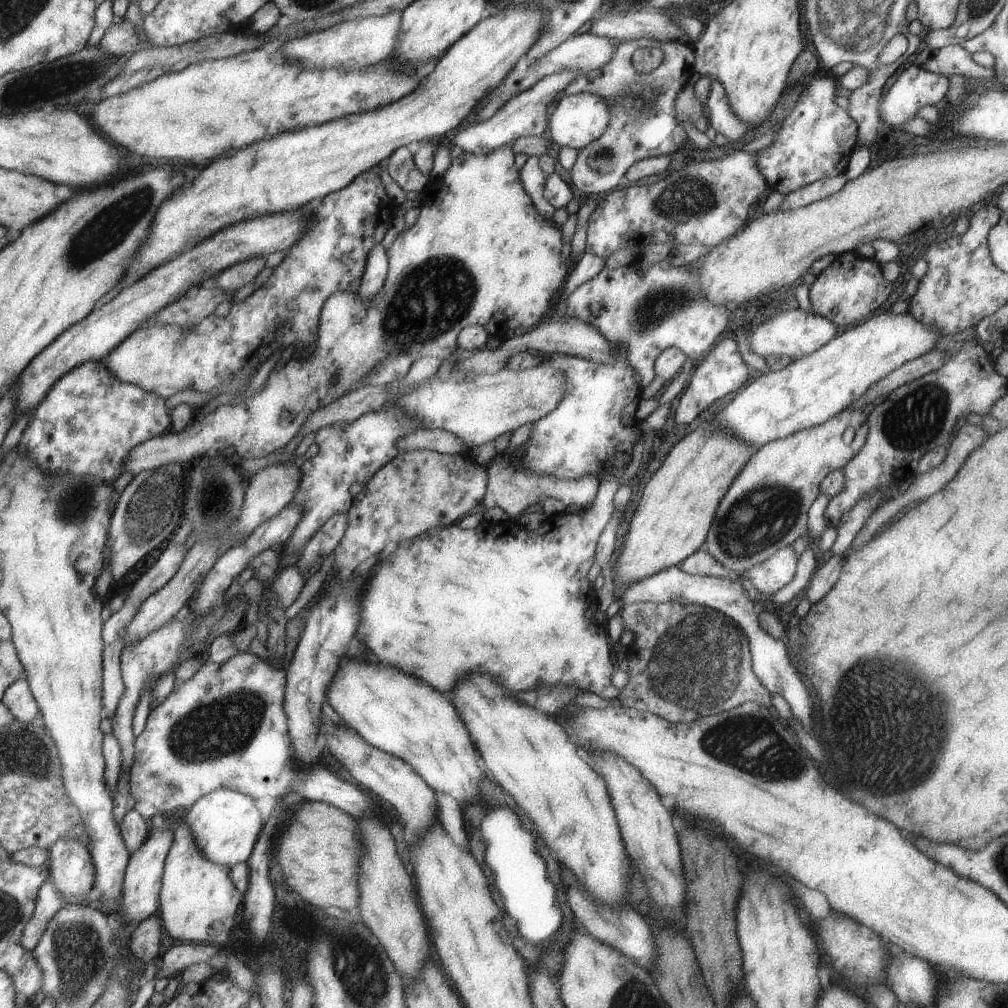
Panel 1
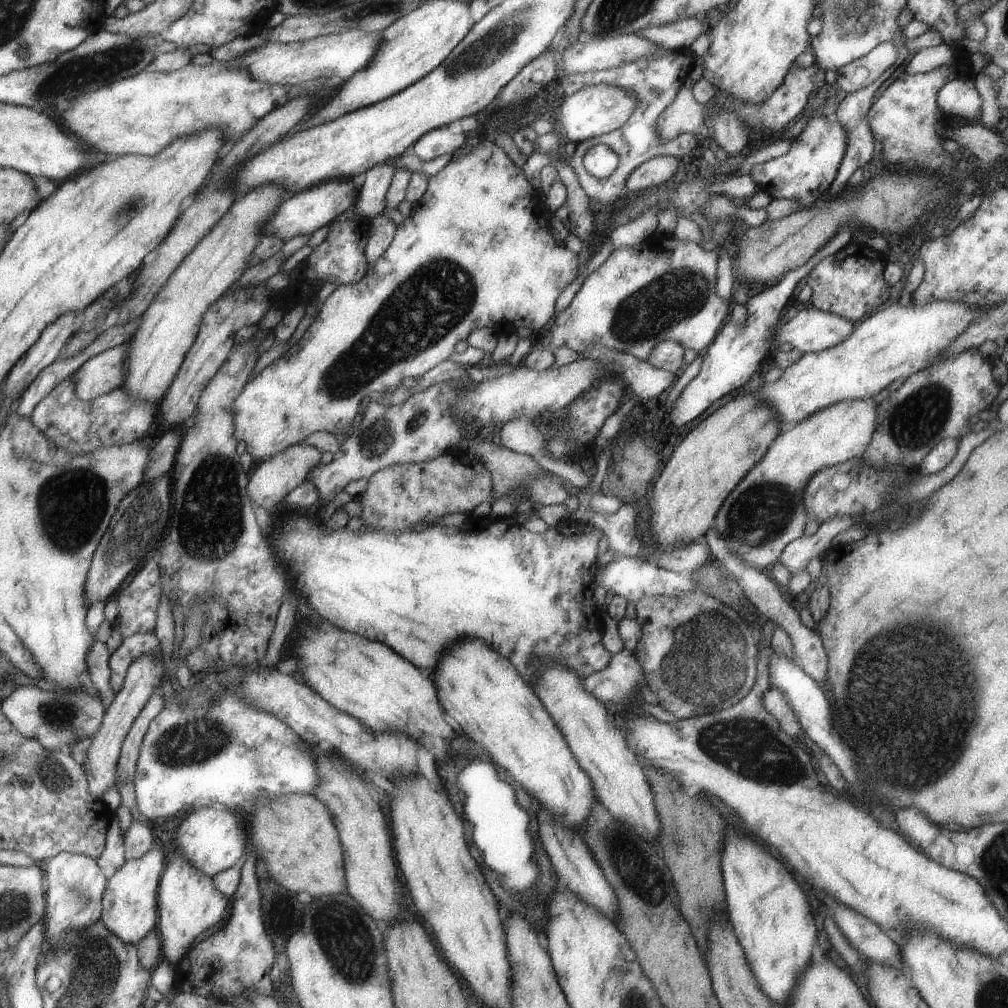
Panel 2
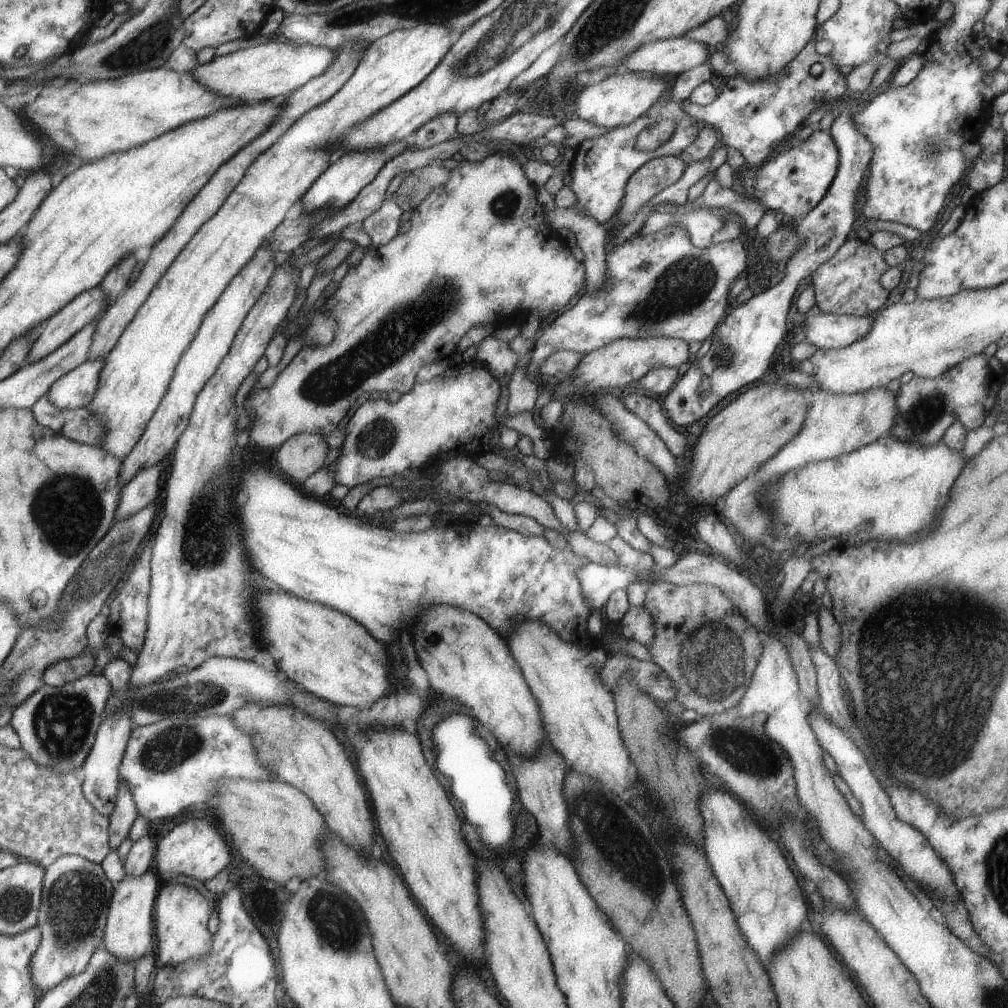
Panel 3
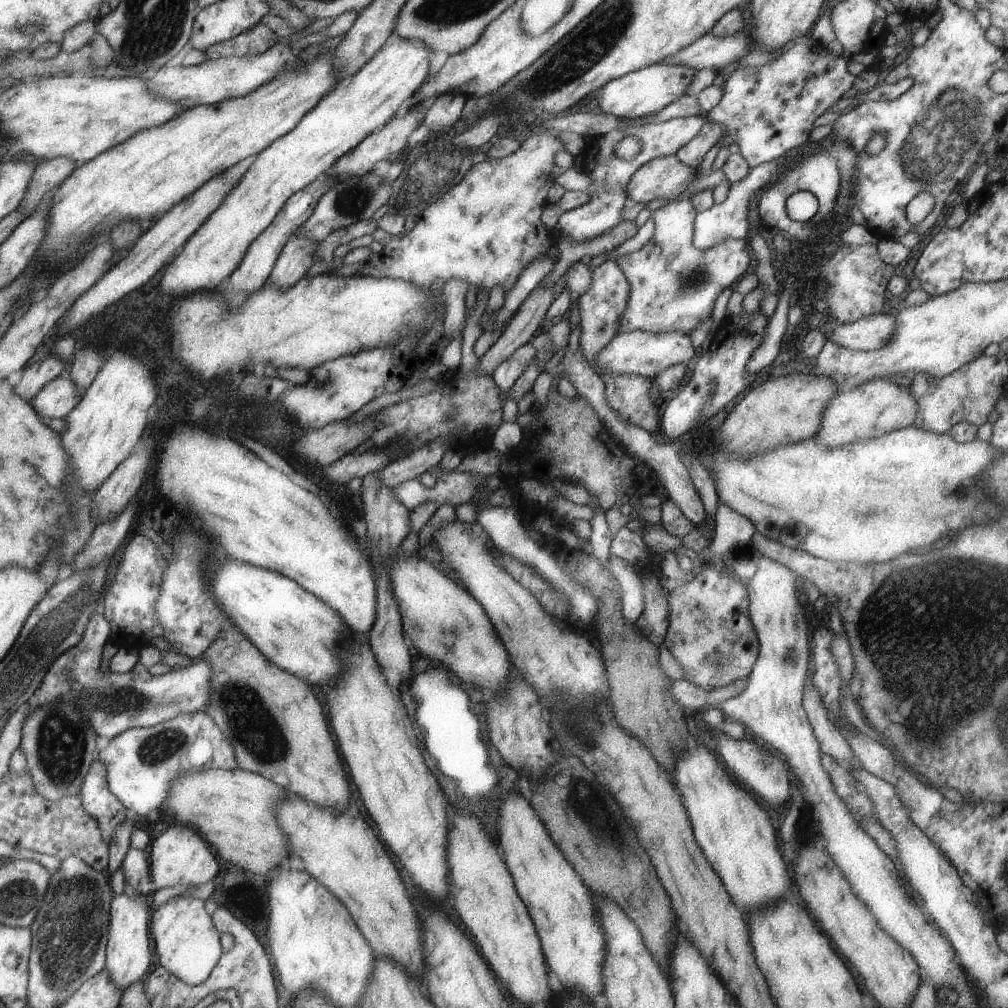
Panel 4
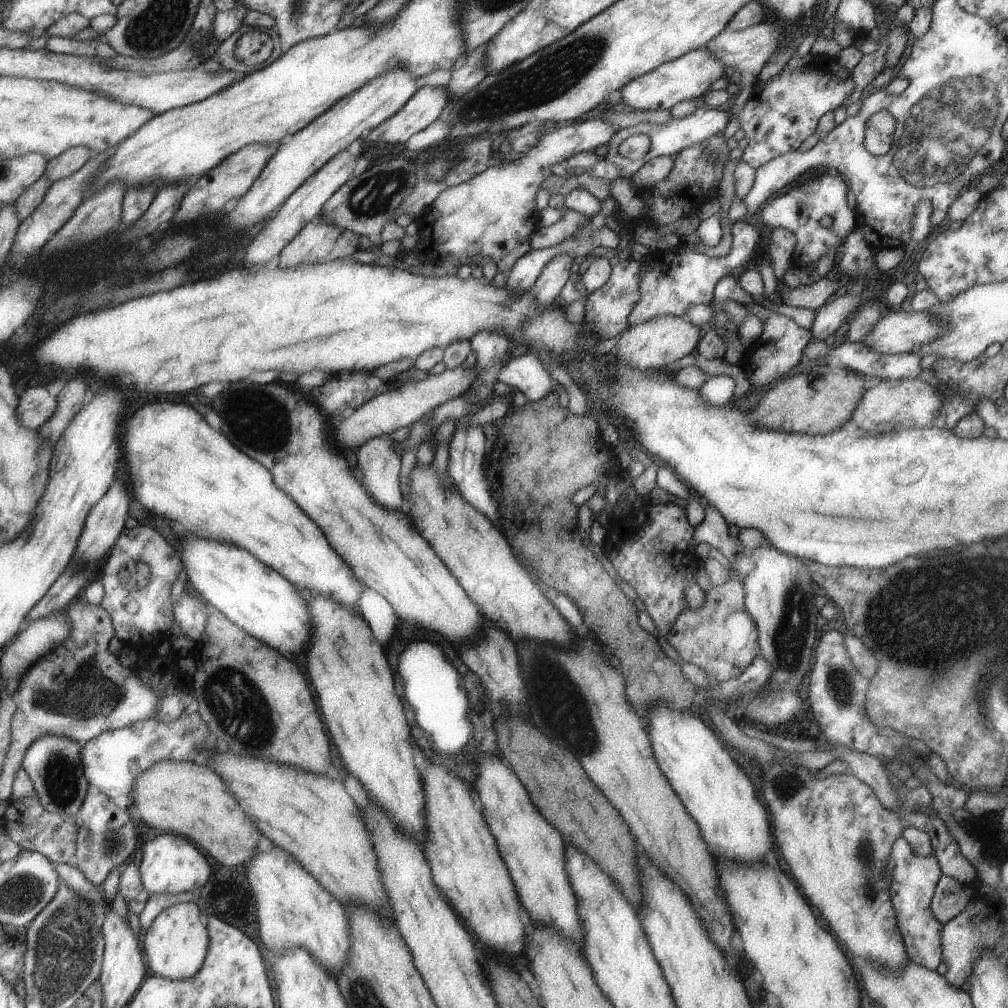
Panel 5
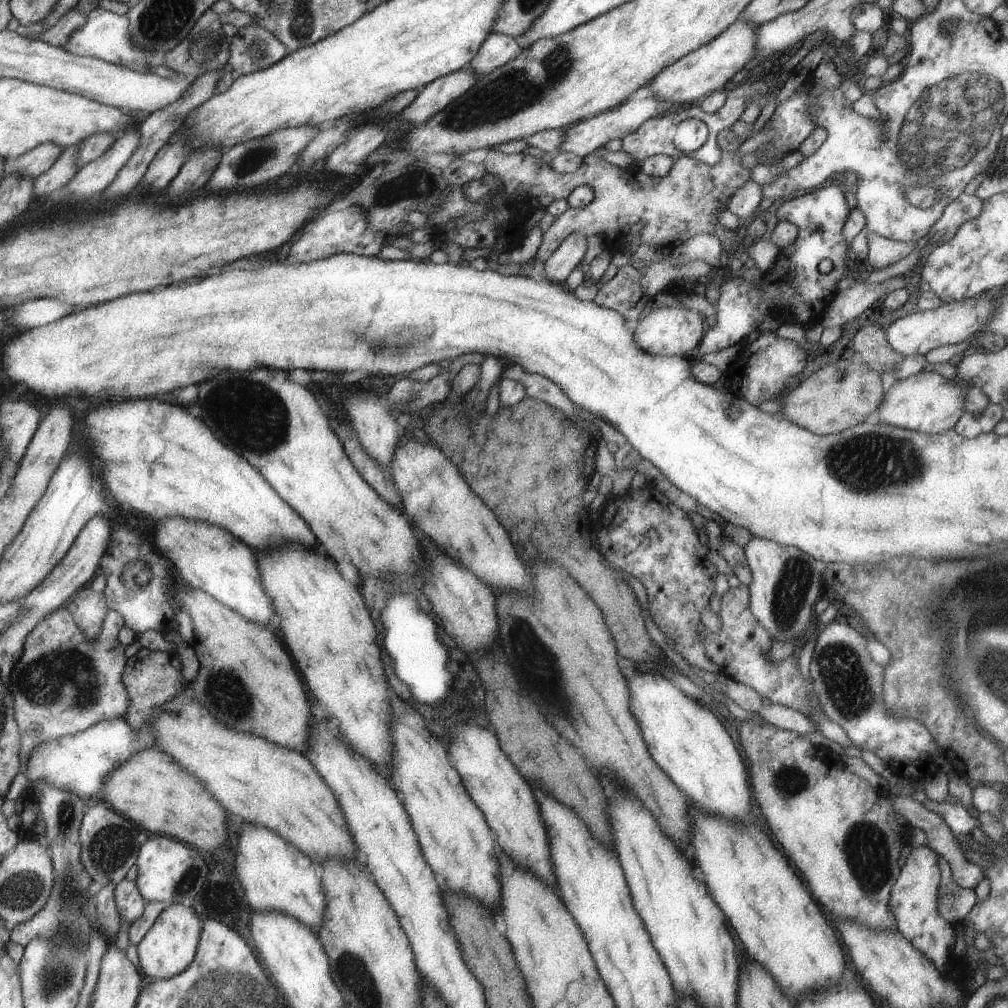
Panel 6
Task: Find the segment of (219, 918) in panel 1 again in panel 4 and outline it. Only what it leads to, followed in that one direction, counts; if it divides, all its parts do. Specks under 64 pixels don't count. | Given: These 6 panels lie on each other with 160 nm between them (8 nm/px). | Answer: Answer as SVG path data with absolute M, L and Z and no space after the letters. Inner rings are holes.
M173 897L159 908L151 910L148 929L151 930L157 962L169 974L188 985L198 985L204 981L222 955L219 933L213 926L209 914L205 912L201 899Z

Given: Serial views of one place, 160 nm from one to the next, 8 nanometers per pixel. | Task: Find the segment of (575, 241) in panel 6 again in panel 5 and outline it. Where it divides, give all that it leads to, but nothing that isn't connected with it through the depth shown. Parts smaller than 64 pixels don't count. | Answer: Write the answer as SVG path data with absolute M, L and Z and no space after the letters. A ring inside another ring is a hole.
M561 254L557 258L551 258L545 264L543 271L529 290L539 306L551 306L552 302L558 298L563 284L570 276L569 267L575 261L576 259L571 256Z

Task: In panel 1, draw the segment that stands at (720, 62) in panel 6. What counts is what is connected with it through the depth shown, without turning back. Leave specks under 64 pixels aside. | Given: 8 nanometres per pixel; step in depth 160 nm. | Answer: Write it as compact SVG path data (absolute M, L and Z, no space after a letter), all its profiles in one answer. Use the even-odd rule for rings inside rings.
M583 93L566 95L557 102L553 114L549 116L546 132L549 133L552 144L581 150L605 133L610 115L608 105L599 96Z

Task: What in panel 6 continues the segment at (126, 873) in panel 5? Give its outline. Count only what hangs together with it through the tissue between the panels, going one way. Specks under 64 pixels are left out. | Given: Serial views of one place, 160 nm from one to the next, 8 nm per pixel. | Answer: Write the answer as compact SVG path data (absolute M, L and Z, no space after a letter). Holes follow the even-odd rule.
M120 880L113 889L114 901L120 920L131 924L143 914L146 900L139 894L133 881Z

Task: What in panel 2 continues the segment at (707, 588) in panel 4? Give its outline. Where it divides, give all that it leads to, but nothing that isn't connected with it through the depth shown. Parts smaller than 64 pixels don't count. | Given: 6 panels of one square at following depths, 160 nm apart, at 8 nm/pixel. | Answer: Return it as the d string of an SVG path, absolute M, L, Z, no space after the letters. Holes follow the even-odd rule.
M687 591L670 597L663 595L642 596L639 600L635 601L635 610L636 619L641 625L642 633L633 652L638 663L642 666L644 680L646 681L649 692L654 694L657 703L659 703L658 705L661 705L663 710L668 710L678 719L688 719L689 717L711 714L712 712L729 708L737 704L737 701L741 700L749 692L756 679L758 650L756 647L755 632L750 627L750 624L733 607L726 605L723 601L716 599L705 591Z

